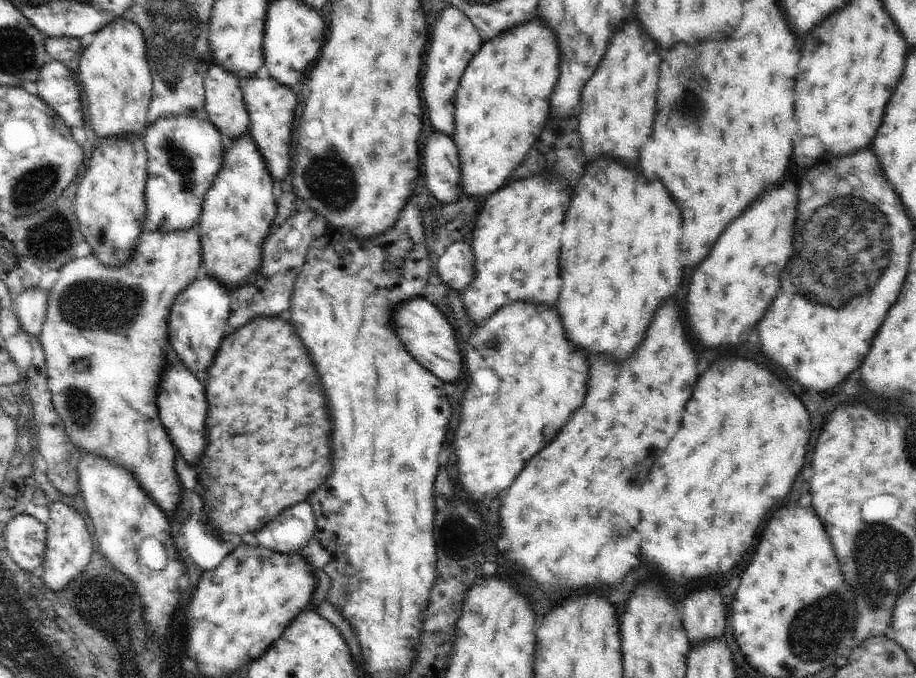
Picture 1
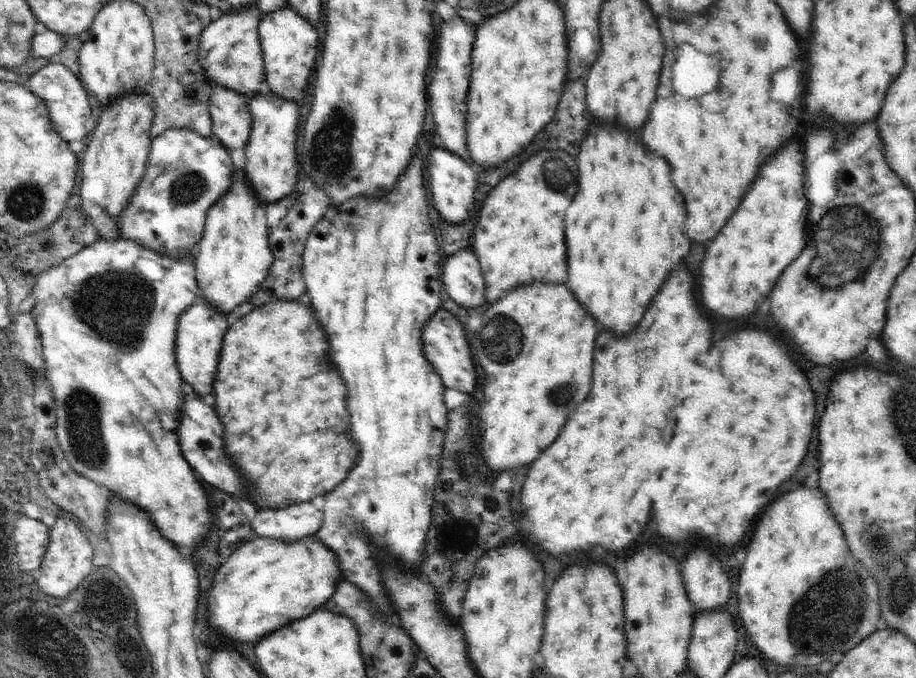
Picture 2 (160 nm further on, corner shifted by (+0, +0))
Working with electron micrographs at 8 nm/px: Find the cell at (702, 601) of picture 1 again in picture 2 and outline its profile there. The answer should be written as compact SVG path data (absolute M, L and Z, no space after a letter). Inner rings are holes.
M694 548L682 562L684 588L694 612L719 609L730 600L730 578L708 548Z

